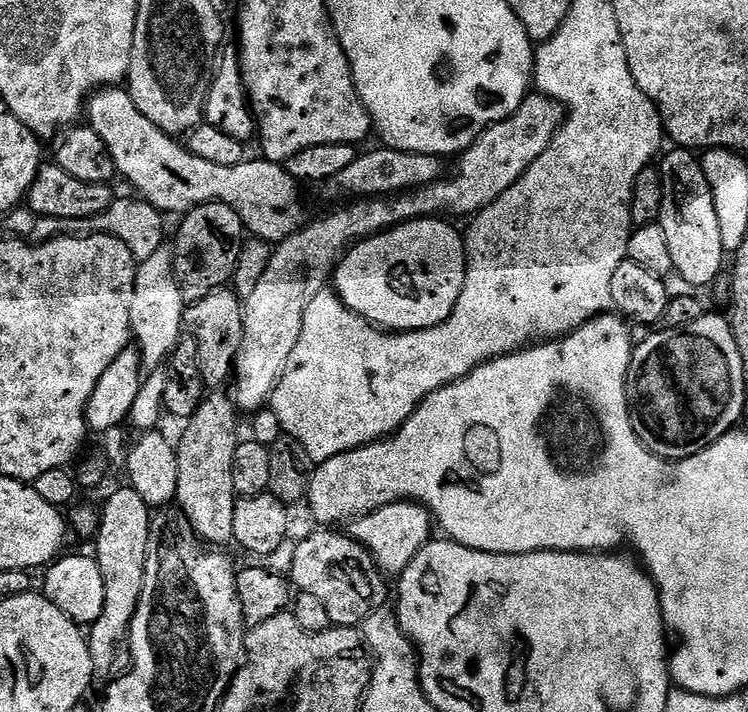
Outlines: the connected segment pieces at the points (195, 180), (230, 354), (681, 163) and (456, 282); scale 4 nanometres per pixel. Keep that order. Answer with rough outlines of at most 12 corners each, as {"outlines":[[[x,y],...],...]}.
{"outlines":[[[123,87],[86,120],[163,214],[225,204],[273,246],[305,223],[283,163],[218,166],[154,126]],[[216,288],[184,309],[204,387],[231,381],[241,293]],[[695,151],[658,160],[675,275],[721,279],[726,253]],[[444,218],[351,248],[334,291],[390,332],[446,322],[468,269]]]}

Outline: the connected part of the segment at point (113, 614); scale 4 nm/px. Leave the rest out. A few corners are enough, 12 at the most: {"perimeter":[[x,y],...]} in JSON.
{"perimeter":[[131,486],[99,509],[106,602],[87,633],[92,667],[127,641],[154,512]]}

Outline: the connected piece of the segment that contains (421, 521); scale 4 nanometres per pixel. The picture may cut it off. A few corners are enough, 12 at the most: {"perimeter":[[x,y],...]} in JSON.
{"perimeter":[[396,500],[347,525],[380,572],[399,577],[433,539],[434,517]]}

